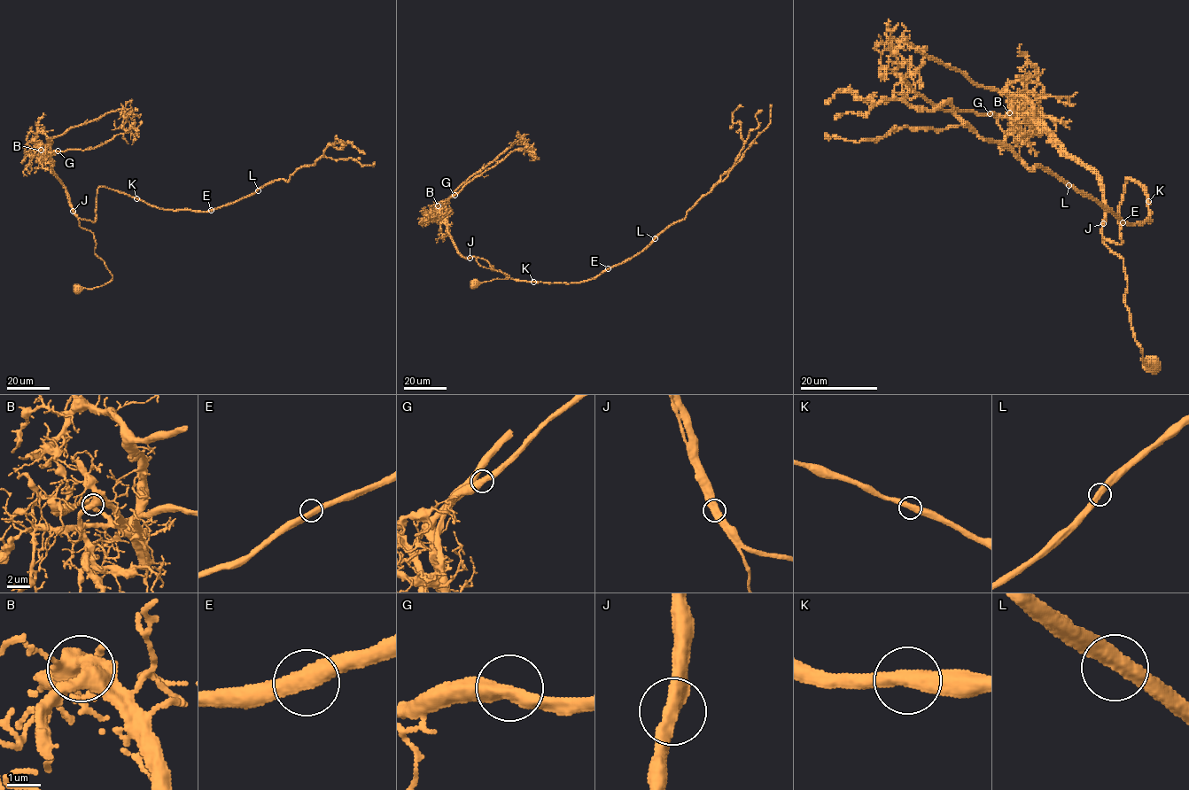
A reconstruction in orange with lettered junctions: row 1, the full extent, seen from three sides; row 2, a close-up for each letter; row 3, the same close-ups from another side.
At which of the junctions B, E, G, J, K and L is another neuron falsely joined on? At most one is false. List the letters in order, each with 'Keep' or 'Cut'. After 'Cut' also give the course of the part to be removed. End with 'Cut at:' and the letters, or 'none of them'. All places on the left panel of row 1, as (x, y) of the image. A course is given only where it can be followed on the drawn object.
B: Keep
E: Keep
G: Keep
J: Keep
K: Keep
L: Keep
Cut at: none of them

